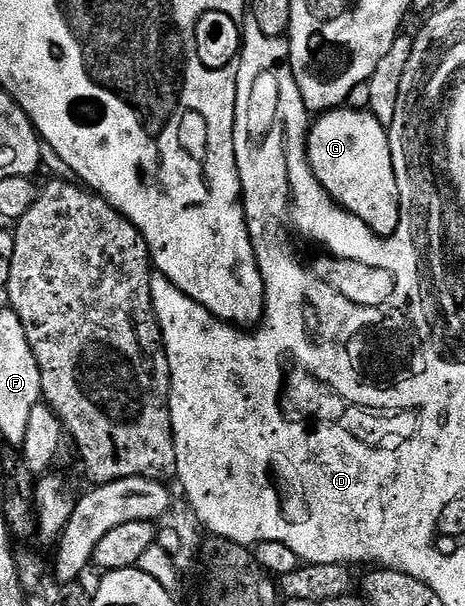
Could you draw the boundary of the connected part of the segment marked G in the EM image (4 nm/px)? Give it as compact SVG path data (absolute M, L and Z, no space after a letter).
M335 109L325 112L318 124L308 131L308 158L310 170L319 181L319 185L330 195L338 206L355 215L360 221L371 228L377 236L391 236L397 229L401 216L392 214L393 210L401 209L399 203L400 175L394 172L396 155L391 149L388 131L380 125L380 121L369 110L346 111Z

